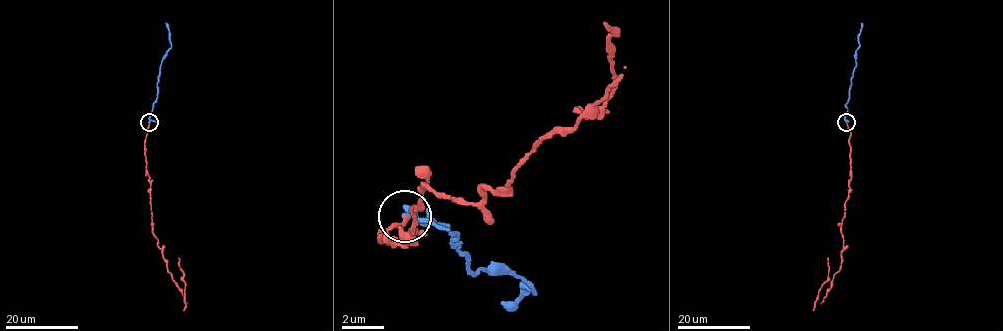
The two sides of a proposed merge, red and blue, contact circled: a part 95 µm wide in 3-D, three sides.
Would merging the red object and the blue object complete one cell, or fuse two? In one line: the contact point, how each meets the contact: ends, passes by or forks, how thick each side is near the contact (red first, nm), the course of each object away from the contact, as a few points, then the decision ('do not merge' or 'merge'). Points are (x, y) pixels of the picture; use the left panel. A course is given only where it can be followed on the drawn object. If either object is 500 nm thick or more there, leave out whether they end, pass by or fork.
(149, 122) | red ends | blue passes by | 170/190 nm | red via (149, 122), (144, 144), (153, 235), (185, 300), (185, 281), (178, 258) | blue via (149, 122), (157, 97), (162, 59), (171, 47), (166, 22) | merge

